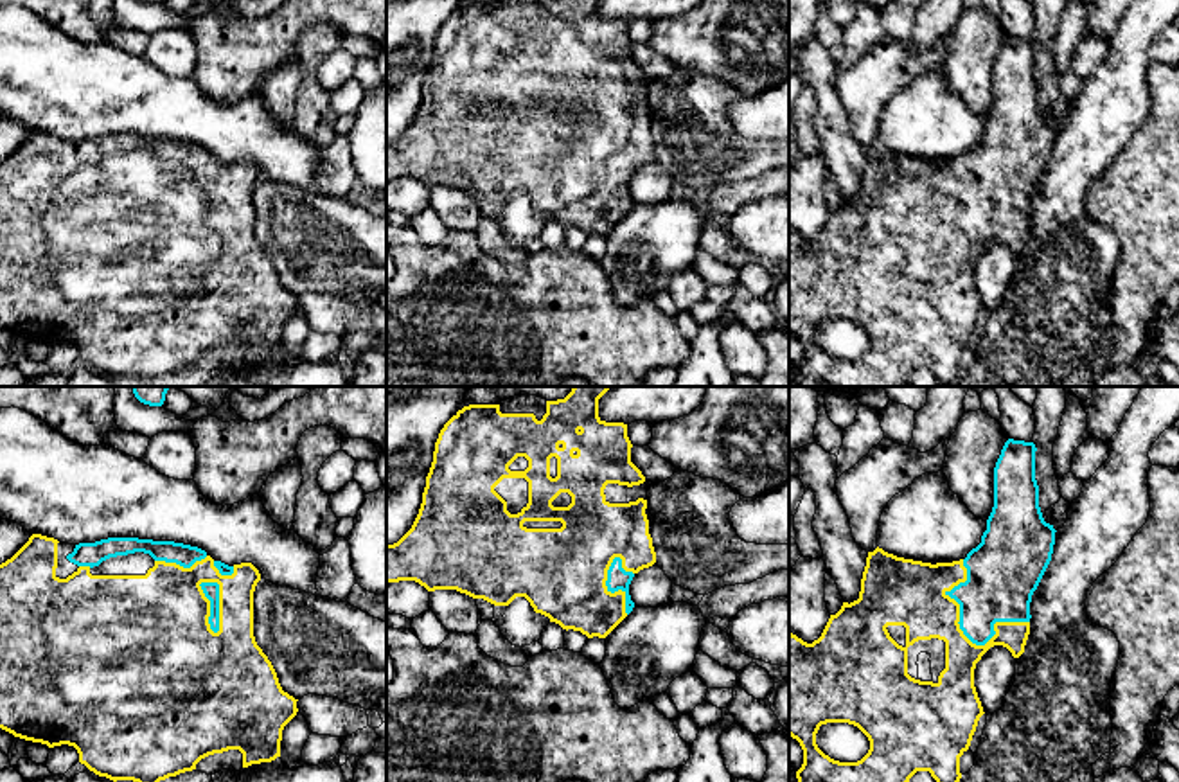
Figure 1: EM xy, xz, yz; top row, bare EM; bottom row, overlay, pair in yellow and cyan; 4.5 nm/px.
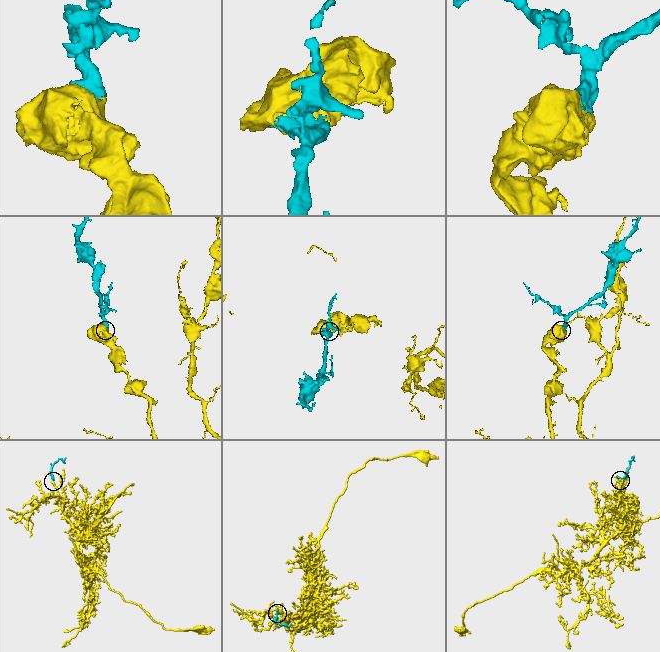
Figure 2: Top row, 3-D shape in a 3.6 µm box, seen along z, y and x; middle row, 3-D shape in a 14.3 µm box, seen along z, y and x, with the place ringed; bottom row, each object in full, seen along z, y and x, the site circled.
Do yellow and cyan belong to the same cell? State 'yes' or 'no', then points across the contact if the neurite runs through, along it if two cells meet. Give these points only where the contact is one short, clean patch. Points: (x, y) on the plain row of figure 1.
yes

